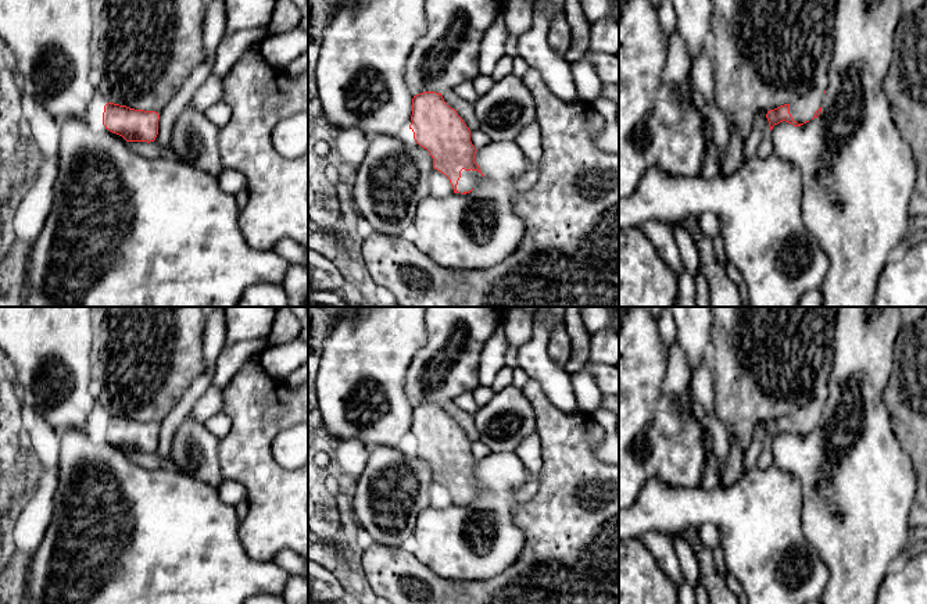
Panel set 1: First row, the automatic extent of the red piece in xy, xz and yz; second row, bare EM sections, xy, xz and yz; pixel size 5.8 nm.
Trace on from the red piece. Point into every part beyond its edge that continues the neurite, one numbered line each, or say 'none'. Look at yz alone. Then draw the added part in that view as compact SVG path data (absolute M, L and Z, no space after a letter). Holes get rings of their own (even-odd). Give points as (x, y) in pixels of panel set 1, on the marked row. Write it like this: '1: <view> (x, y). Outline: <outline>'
1: yz (804, 108). Outline: M826 79L817 82L817 85L808 93L801 96L797 101L790 103L790 114L798 124L810 121L815 112L822 107L824 100Z

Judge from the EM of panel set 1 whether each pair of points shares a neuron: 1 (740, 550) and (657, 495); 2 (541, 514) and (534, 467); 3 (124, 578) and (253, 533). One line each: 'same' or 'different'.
1: same
2: different
3: different

